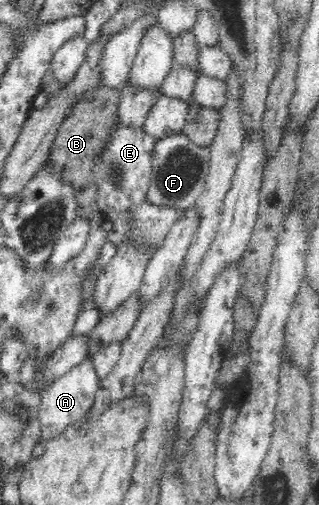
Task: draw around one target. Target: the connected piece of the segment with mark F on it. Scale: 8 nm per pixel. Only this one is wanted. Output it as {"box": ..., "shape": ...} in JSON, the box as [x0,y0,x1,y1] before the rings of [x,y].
{"box":[146,131,210,210],"shape":[[[182,131],[157,138],[152,154],[152,181],[146,199],[154,205],[180,205],[188,210],[194,207],[196,199],[204,191],[209,173],[210,150],[196,145],[196,142]]]}

